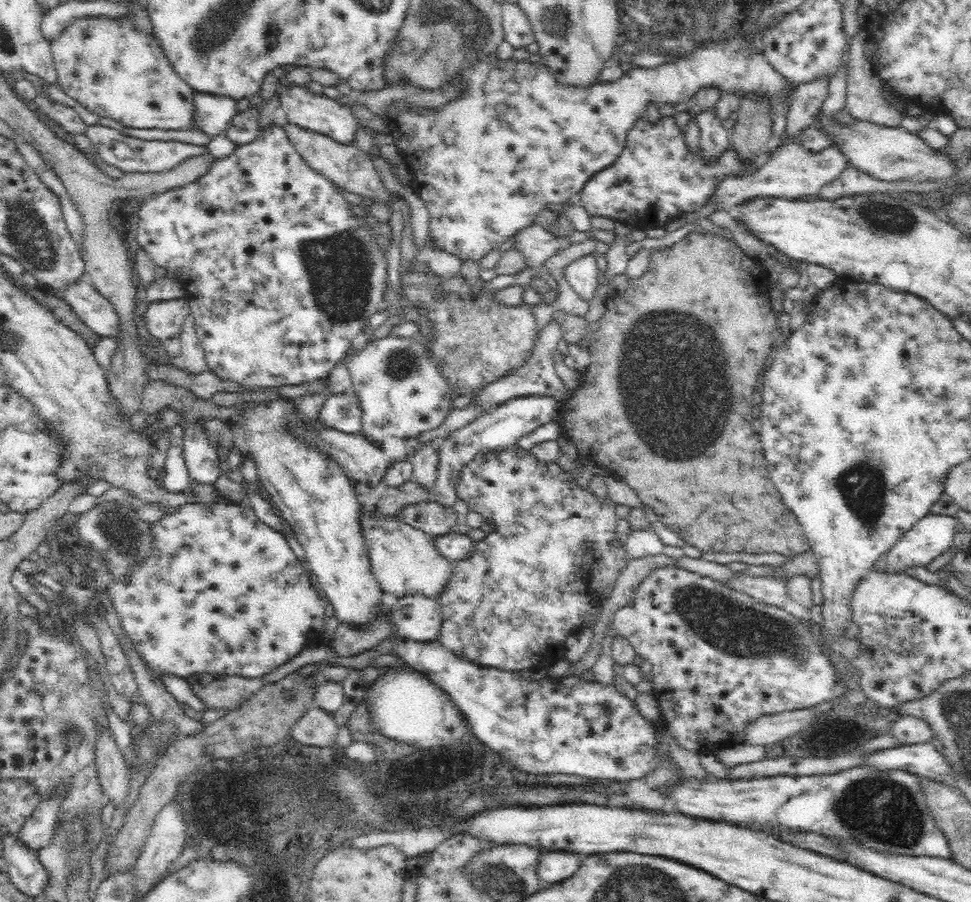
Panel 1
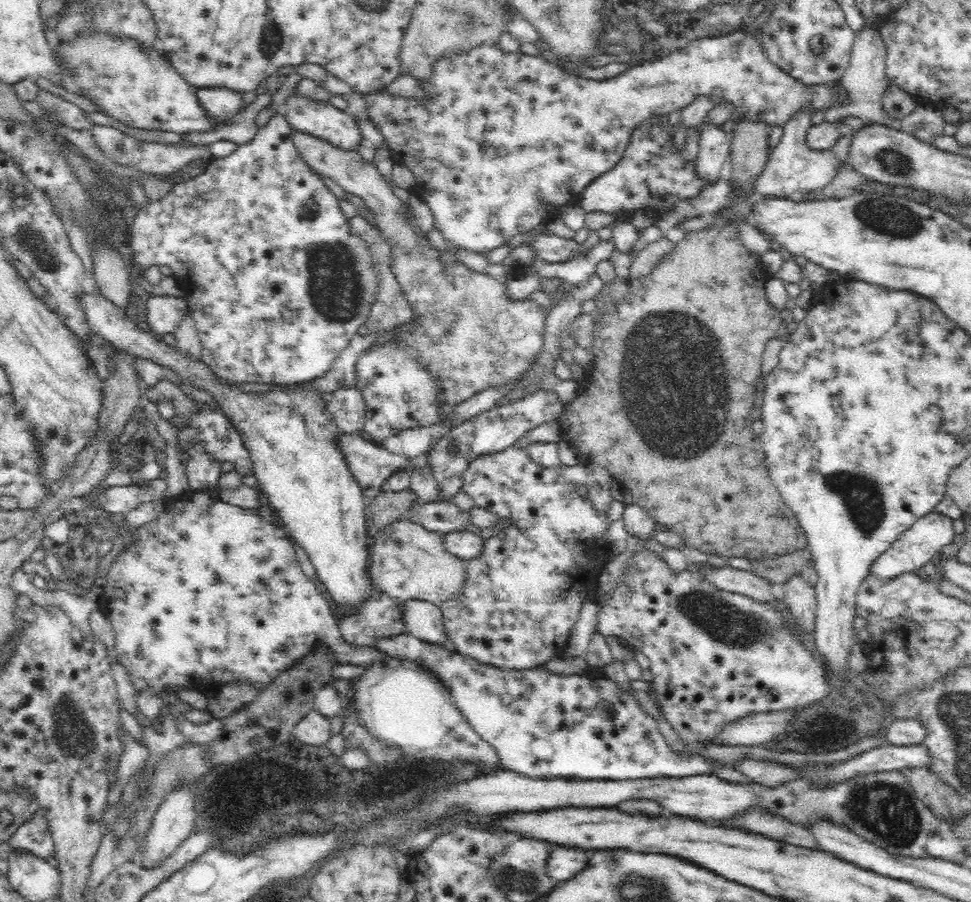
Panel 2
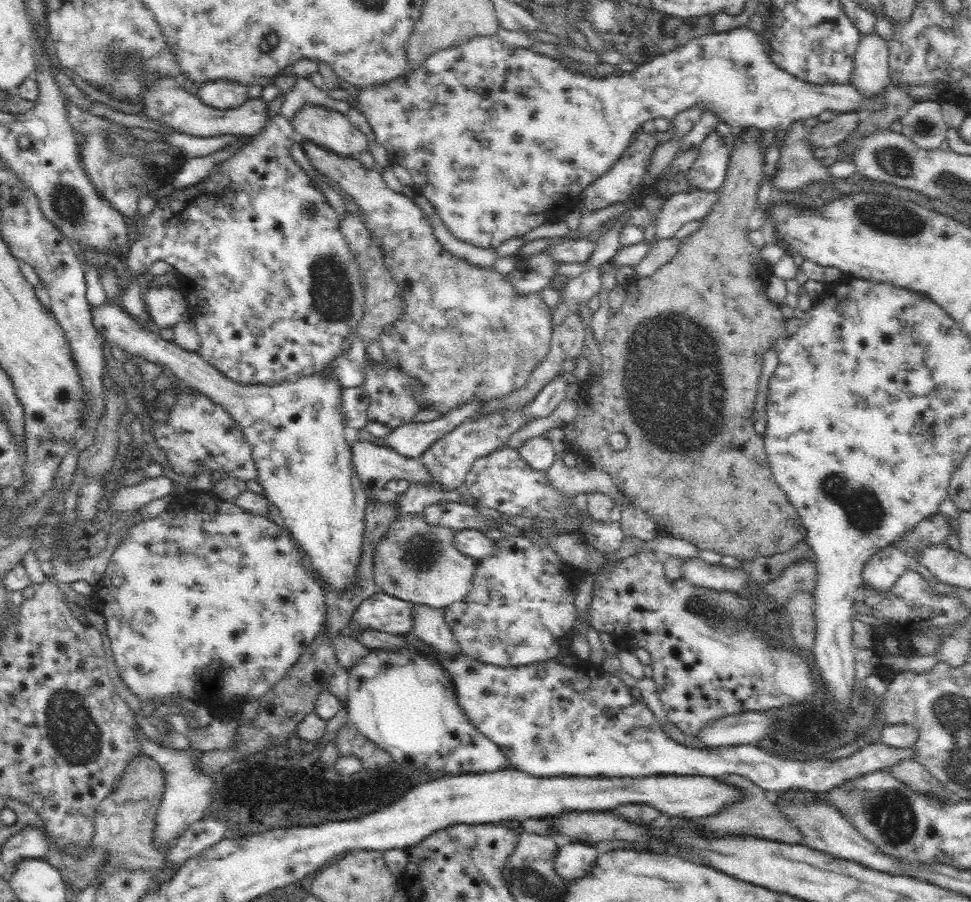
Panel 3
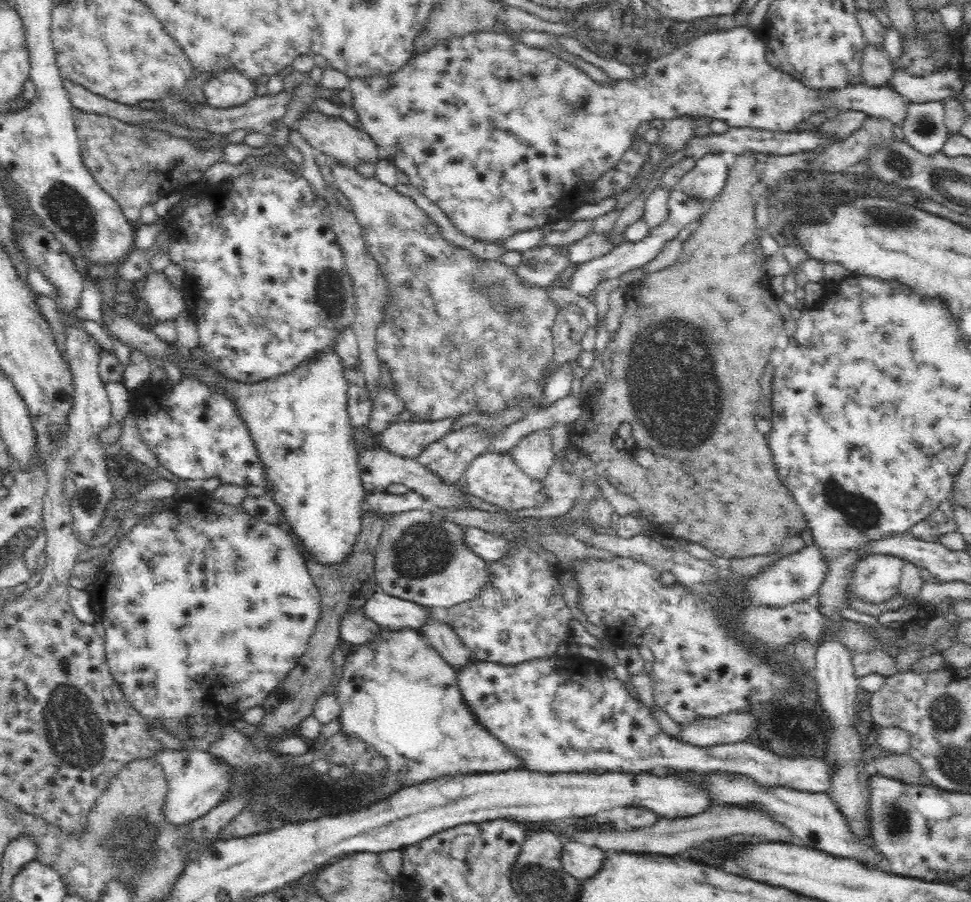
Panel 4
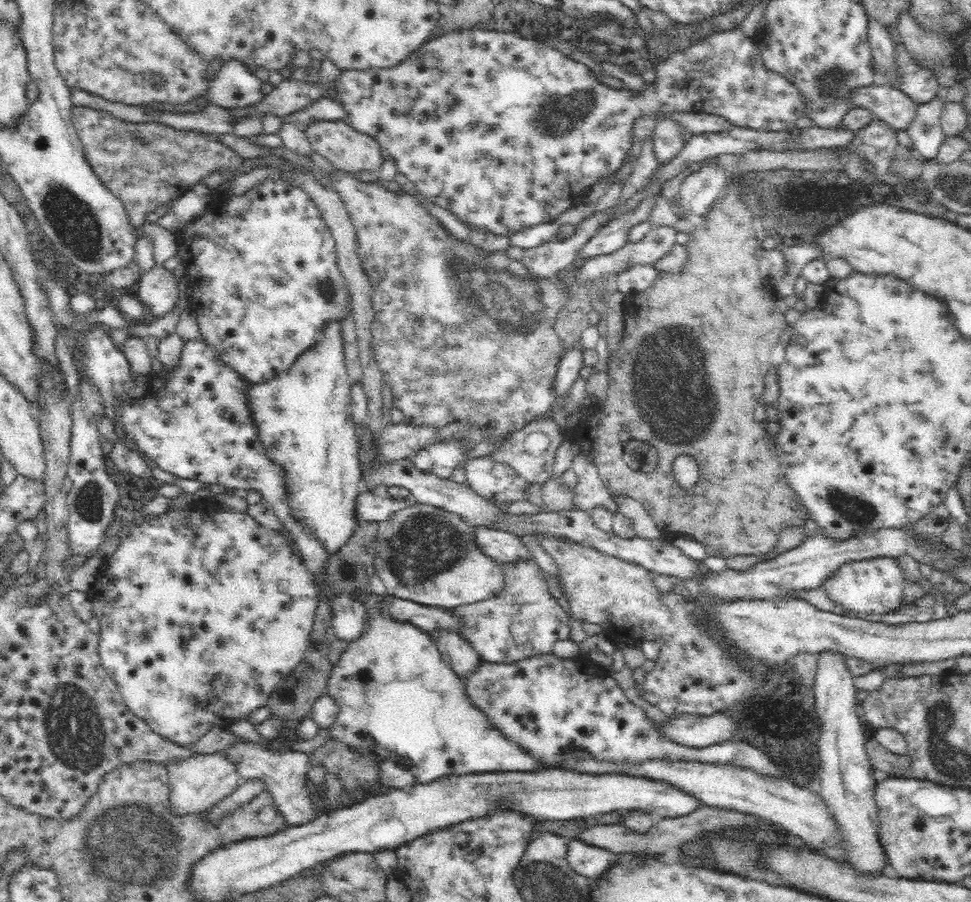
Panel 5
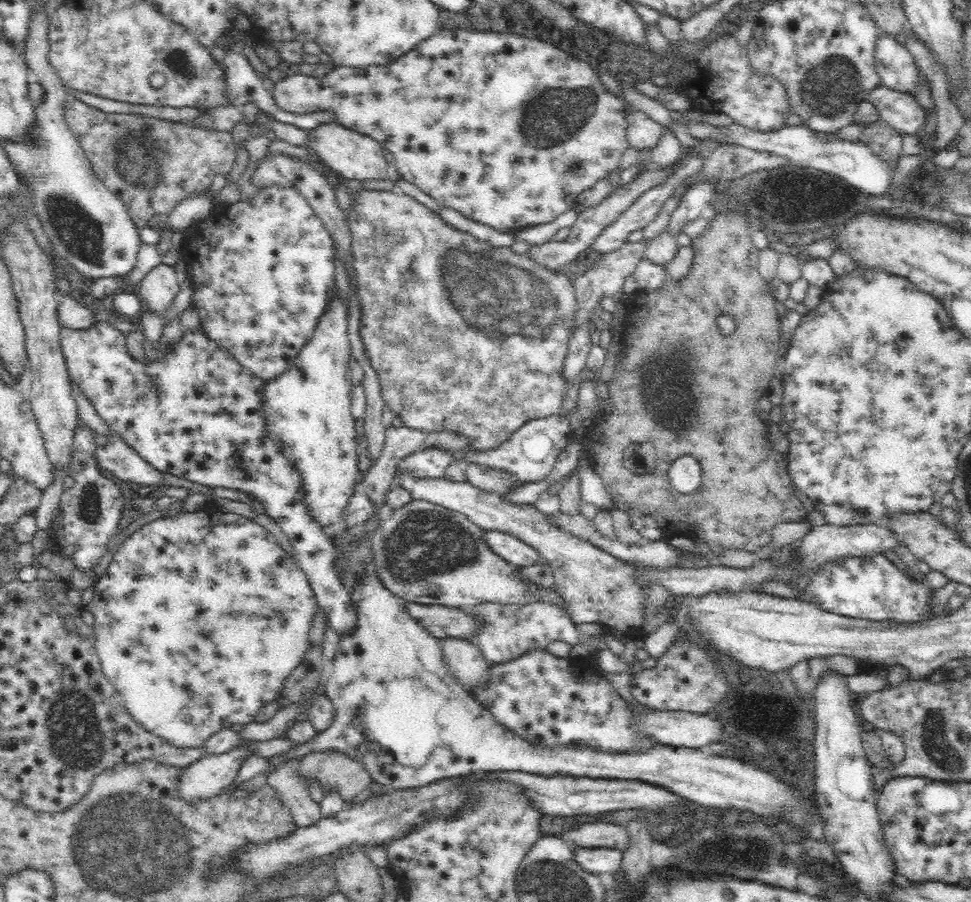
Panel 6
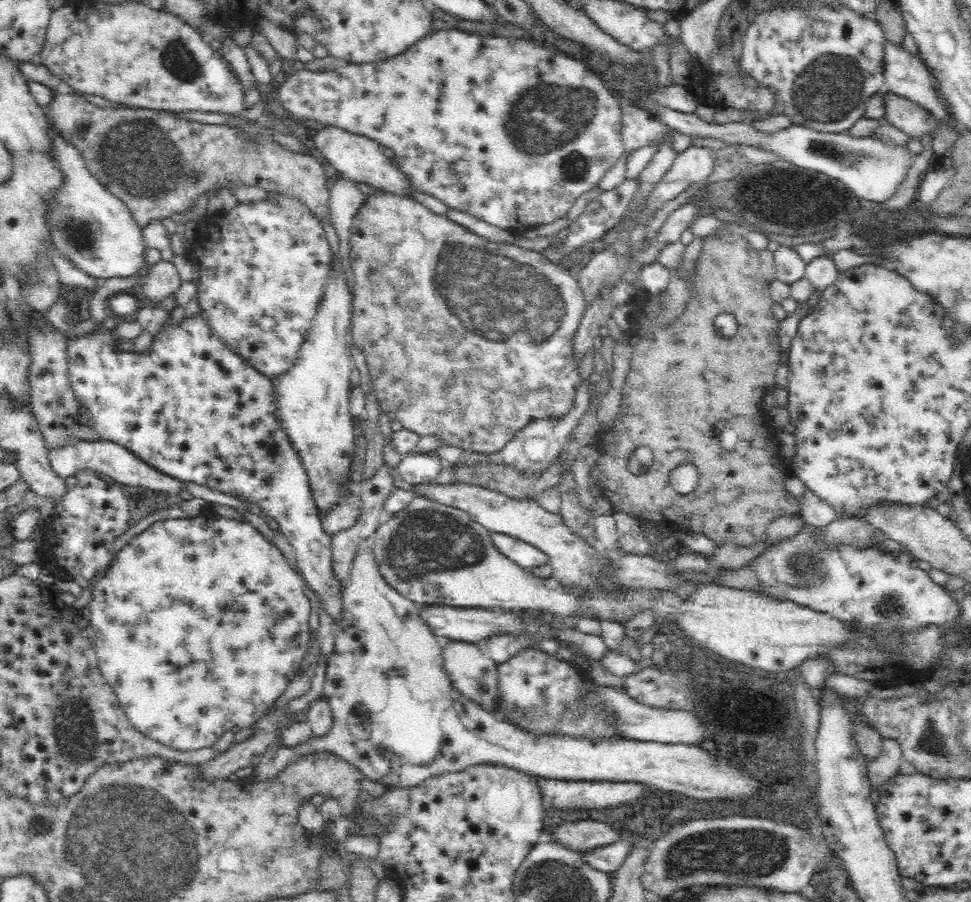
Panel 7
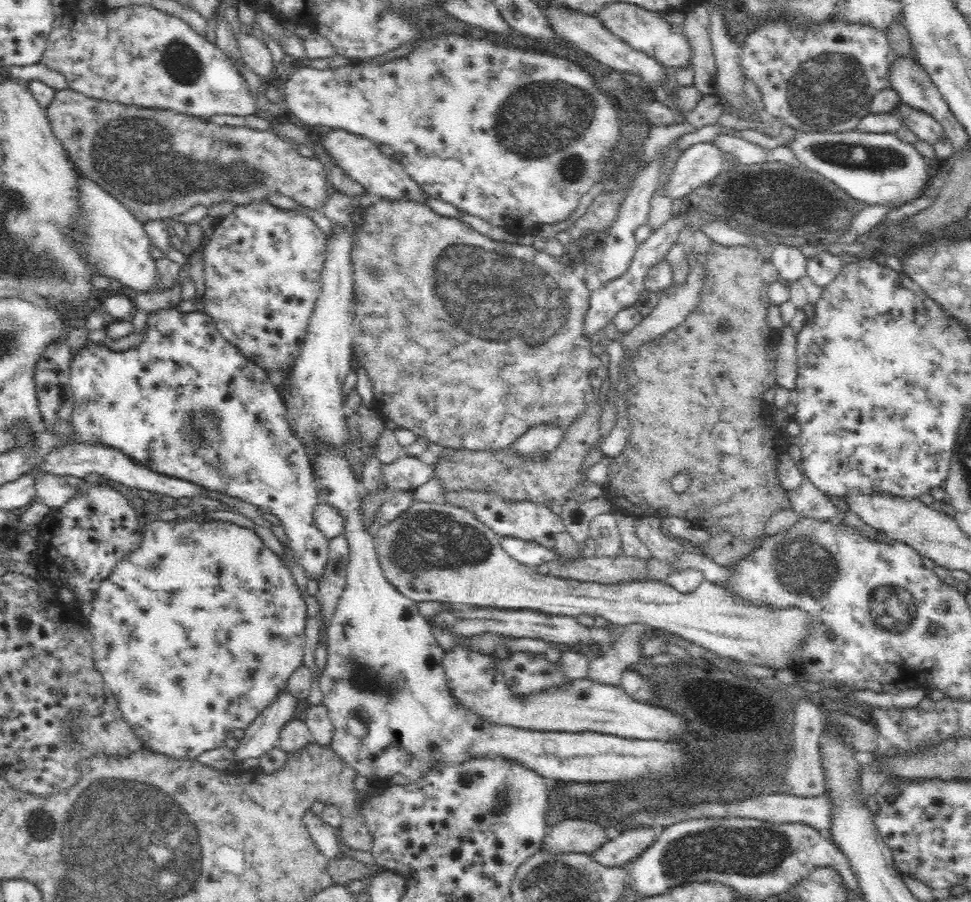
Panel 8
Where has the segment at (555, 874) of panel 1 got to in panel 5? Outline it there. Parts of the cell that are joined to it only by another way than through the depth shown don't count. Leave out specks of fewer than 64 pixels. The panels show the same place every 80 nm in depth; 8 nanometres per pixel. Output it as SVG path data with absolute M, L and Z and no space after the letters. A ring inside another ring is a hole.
M568 840L566 844L566 861L577 875L589 880L598 878L616 856L608 855L604 849L581 840Z

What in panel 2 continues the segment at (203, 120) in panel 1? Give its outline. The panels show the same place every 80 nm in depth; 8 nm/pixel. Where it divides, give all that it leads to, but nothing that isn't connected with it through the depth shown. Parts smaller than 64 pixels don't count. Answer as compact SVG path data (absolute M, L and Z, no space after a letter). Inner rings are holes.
M197 90L199 105L208 119L209 131L222 128L232 115L240 110L241 95L228 90Z

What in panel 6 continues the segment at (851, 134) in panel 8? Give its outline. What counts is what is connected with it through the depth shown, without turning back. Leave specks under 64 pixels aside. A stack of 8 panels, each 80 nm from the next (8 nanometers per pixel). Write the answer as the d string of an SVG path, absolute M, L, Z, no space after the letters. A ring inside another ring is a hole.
M692 123L690 124L689 133L692 137L730 137L732 141L736 141L738 145L742 145L748 148L755 148L756 150L771 150L772 152L777 152L778 154L783 154L795 162L803 162L803 164L807 164L811 169L822 170L826 173L833 173L838 177L841 177L844 180L847 180L850 185L861 189L865 193L869 193L872 196L880 195L888 195L890 193L889 185L891 184L891 174L894 171L892 166L887 168L881 166L880 160L878 157L874 155L874 153L870 153L868 151L868 147L861 140L859 143L852 142L823 142L822 140L817 140L815 138L815 134L810 129L806 128L798 128L796 126L786 126L782 128L782 130L778 132L754 132L747 130L746 128L742 128L737 126L736 123L733 123L730 129L717 129L710 124L706 123Z

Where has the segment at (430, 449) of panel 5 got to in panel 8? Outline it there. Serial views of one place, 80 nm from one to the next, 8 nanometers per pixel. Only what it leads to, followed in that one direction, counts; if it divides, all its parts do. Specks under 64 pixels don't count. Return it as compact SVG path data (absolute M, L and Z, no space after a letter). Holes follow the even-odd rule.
M402 453L391 464L385 465L384 483L390 490L415 490L436 476L438 462L424 462L419 456Z

